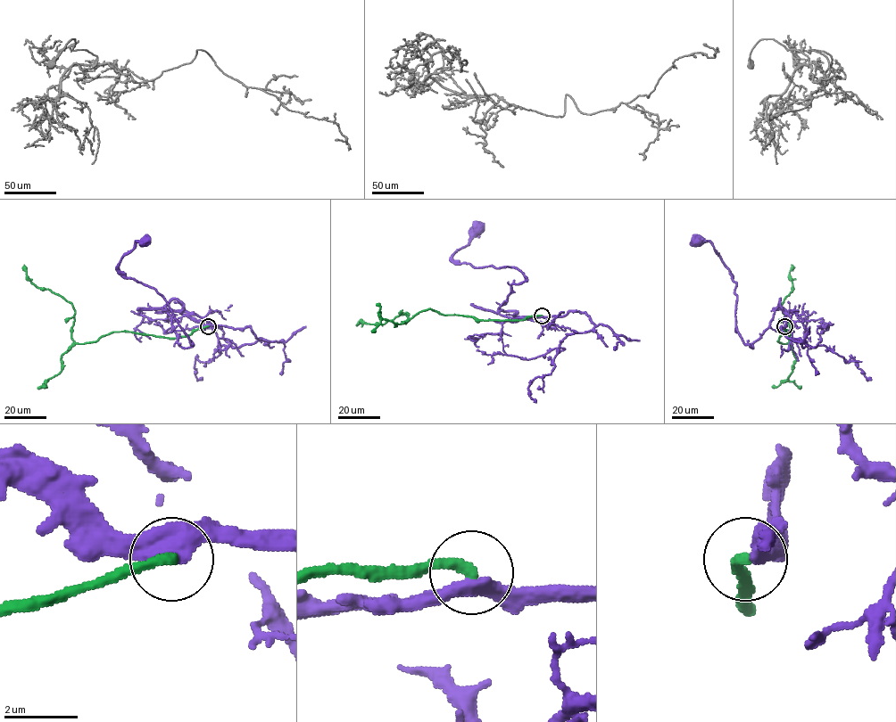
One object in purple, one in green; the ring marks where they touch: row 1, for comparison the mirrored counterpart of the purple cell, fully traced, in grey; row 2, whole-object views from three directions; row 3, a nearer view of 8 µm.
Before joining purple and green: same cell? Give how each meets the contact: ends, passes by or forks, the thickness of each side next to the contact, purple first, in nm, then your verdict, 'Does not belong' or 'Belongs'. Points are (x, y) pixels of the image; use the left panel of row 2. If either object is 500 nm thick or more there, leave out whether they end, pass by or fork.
At the ring purple passes by. At the ring green ends. Thickness 460 nm (purple) against 300 nm. Does not belong

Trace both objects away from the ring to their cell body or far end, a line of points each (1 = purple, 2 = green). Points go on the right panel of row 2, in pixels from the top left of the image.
1: (784, 326), (780, 299), (769, 325), (752, 348), (745, 344), (735, 325), (736, 283), (711, 243), (696, 241)
2: (784, 326), (789, 338), (784, 331), (781, 343), (790, 338), (781, 305), (793, 288), (792, 265)

